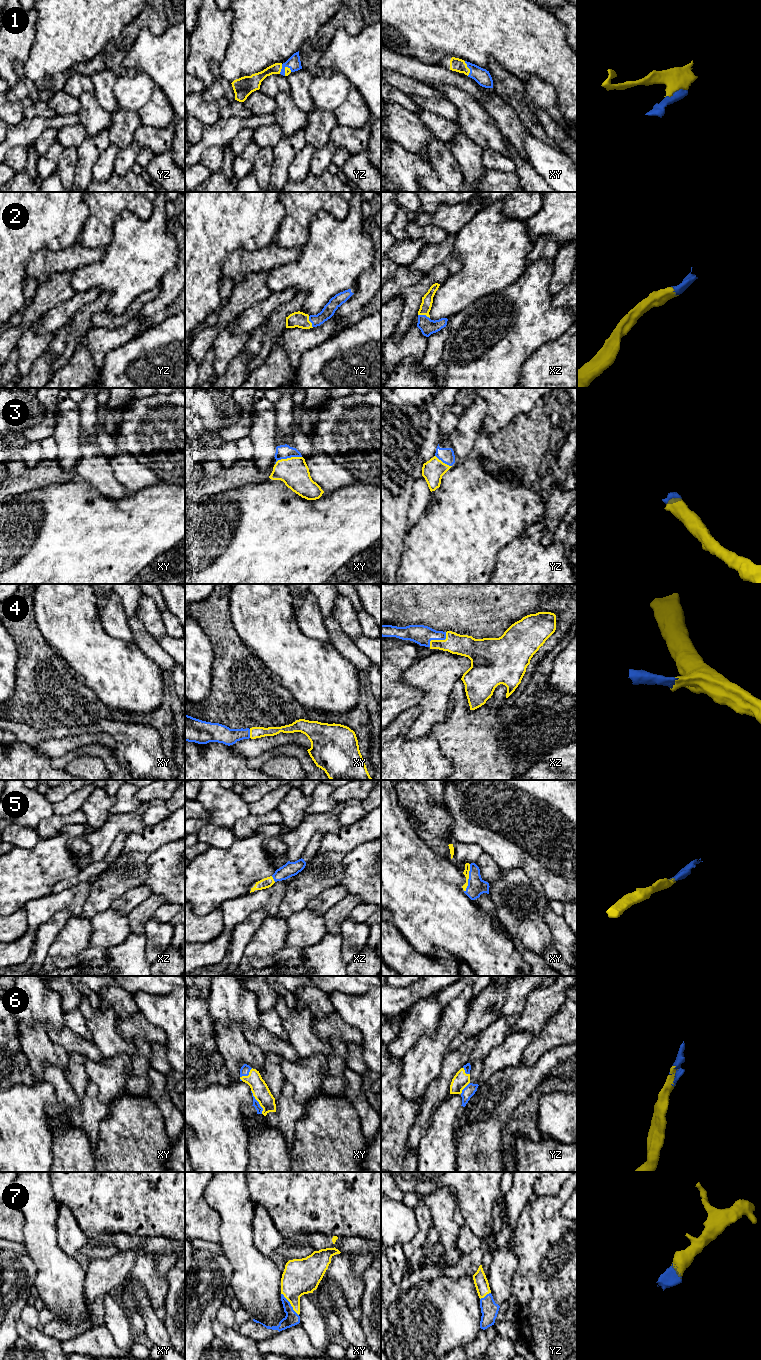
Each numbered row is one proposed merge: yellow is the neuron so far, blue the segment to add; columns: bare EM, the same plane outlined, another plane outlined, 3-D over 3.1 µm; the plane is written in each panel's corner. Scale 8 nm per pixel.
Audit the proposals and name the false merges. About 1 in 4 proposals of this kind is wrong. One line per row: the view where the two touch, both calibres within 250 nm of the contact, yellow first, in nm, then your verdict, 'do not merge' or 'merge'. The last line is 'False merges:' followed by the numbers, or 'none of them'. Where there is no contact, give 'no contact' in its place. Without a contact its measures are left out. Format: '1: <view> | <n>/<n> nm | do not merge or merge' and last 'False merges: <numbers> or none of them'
1: xy | 110/120 nm | merge
2: xz | 90/130 nm | merge
3: xy | 240/110 nm | merge
4: xz | 170/160 nm | merge
5: xy | 50/140 nm | merge
6: xy | 140/50 nm | merge
7: xy | 280/110 nm | merge
False merges: none of them

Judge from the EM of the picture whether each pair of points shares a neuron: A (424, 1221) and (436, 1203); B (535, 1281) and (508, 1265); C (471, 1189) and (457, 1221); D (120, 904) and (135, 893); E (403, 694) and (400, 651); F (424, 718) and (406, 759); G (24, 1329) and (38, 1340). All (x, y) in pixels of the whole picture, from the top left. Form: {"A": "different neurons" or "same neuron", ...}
{"A": "different neurons", "B": "different neurons", "C": "different neurons", "D": "same neuron", "E": "same neuron", "F": "different neurons", "G": "same neuron"}

